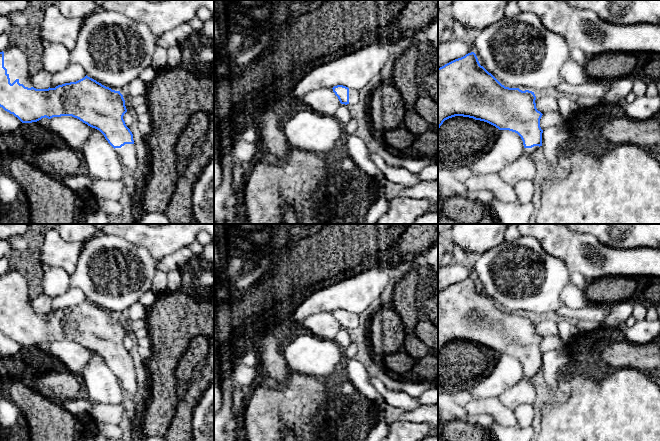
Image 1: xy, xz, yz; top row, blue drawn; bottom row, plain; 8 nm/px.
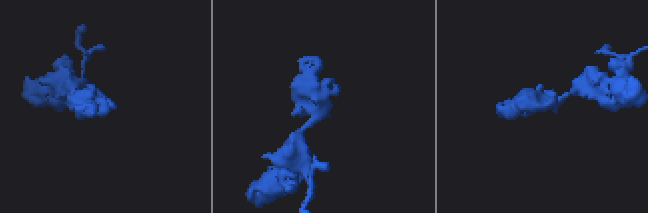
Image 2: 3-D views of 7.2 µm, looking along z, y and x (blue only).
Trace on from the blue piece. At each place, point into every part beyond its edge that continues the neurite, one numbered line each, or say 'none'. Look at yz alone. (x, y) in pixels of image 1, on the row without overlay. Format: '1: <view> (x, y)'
1: yz (535, 373)

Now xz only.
1: xz (353, 318)

